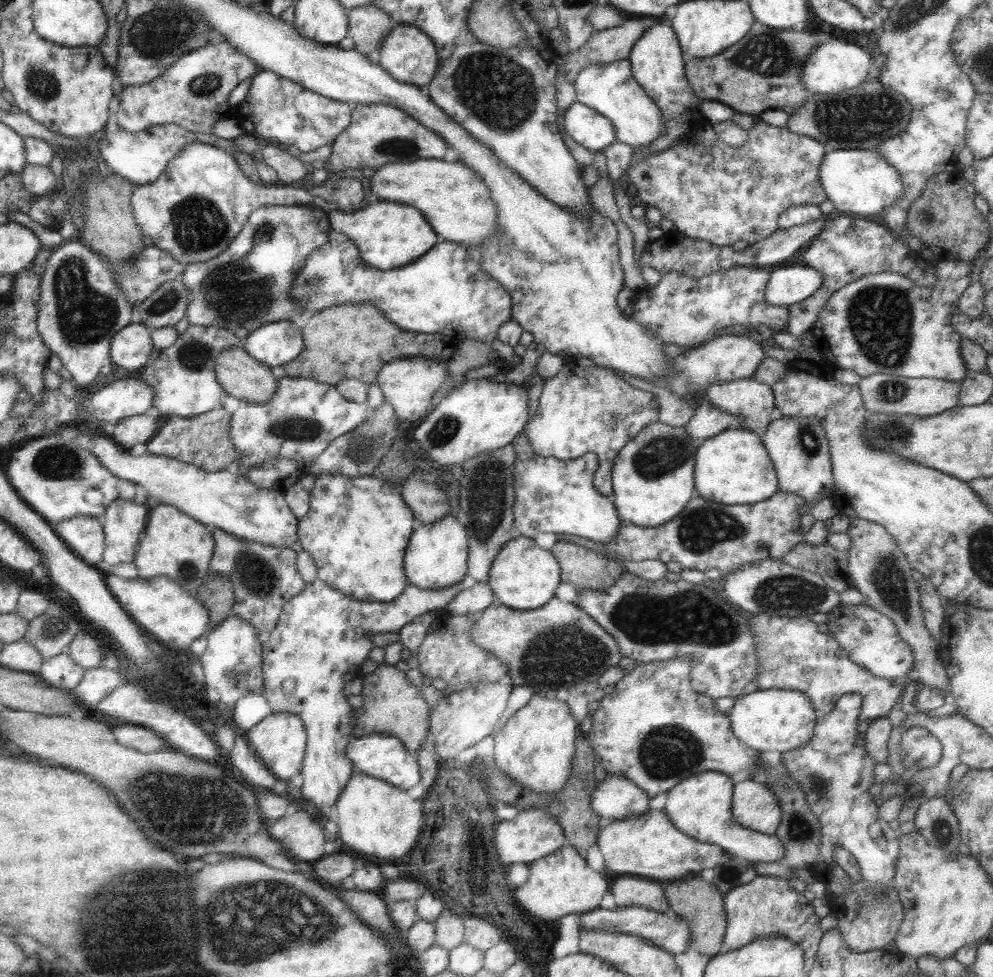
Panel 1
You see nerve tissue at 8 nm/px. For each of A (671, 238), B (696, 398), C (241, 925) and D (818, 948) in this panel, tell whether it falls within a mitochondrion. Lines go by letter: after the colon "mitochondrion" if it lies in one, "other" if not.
A: other
B: other
C: mitochondrion
D: other

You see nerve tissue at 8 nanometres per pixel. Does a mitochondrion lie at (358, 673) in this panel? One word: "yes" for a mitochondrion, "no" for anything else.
no

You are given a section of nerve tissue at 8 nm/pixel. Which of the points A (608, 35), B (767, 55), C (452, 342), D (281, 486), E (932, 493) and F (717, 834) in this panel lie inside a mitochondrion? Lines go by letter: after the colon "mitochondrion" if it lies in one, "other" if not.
A: other
B: mitochondrion
C: other
D: other
E: other
F: other

